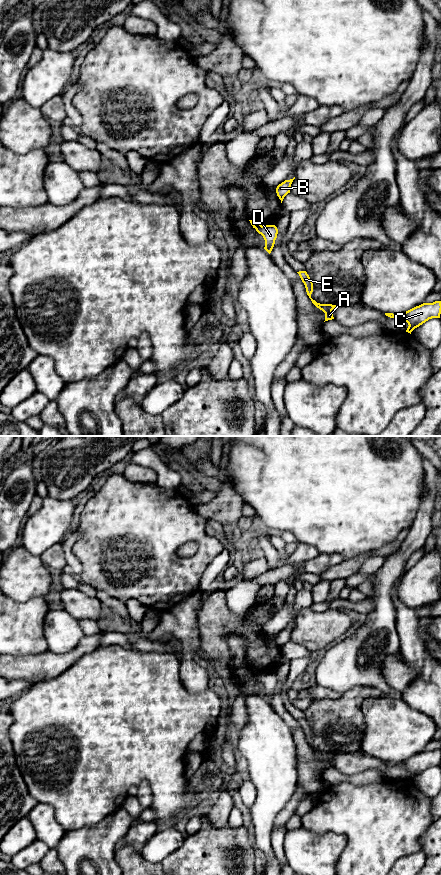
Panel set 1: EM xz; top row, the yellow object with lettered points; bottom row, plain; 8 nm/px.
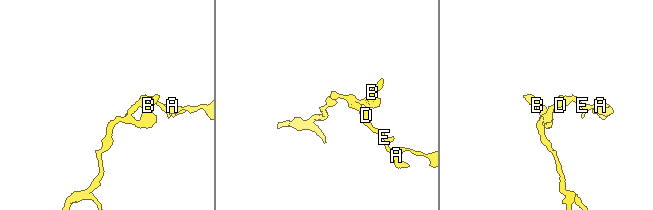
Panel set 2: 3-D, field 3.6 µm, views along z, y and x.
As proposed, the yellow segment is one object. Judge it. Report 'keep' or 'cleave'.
cleave

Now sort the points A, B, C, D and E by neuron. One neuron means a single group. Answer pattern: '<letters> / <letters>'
A C D E / B

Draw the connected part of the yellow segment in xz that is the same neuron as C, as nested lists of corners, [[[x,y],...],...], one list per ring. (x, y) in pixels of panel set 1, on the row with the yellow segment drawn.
[[[435,301],[433,303],[423,303],[416,306],[402,314],[385,313],[390,318],[396,318],[403,316],[408,323],[406,332],[410,333],[426,321],[432,318],[440,318],[441,314],[441,301]]]

